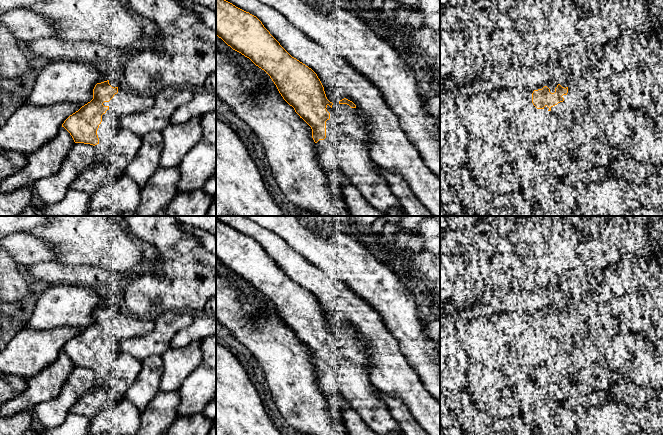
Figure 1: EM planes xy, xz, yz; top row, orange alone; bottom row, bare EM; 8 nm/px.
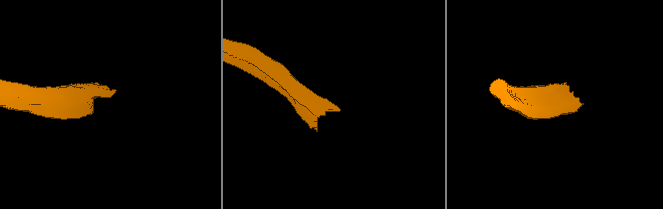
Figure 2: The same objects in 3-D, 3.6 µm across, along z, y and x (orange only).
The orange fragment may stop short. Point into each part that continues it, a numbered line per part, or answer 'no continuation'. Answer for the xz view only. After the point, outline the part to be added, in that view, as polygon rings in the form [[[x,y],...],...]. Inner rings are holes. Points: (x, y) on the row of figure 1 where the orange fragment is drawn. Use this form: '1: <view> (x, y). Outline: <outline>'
1: xz (346, 146). Outline: [[[335,103],[331,108],[327,105],[330,119],[326,121],[326,138],[315,143],[317,159],[323,167],[340,168],[364,199],[384,215],[391,209],[400,209],[399,201],[392,193],[387,181],[375,170],[370,156],[369,122],[367,116],[357,108],[347,104]]]

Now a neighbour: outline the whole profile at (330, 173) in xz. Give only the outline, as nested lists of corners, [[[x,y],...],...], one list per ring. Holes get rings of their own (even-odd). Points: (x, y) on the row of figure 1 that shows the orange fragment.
[[[323,168],[332,187],[342,195],[352,216],[385,216],[364,199],[340,168]]]

